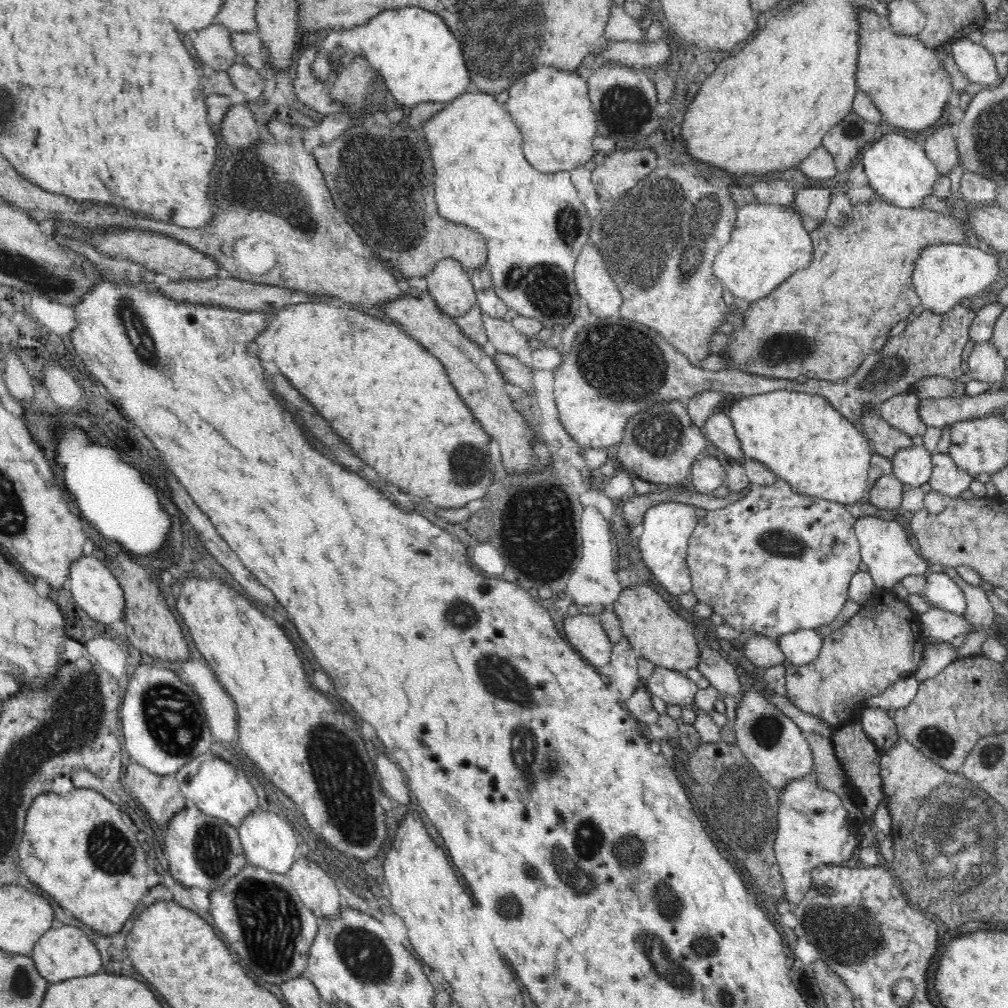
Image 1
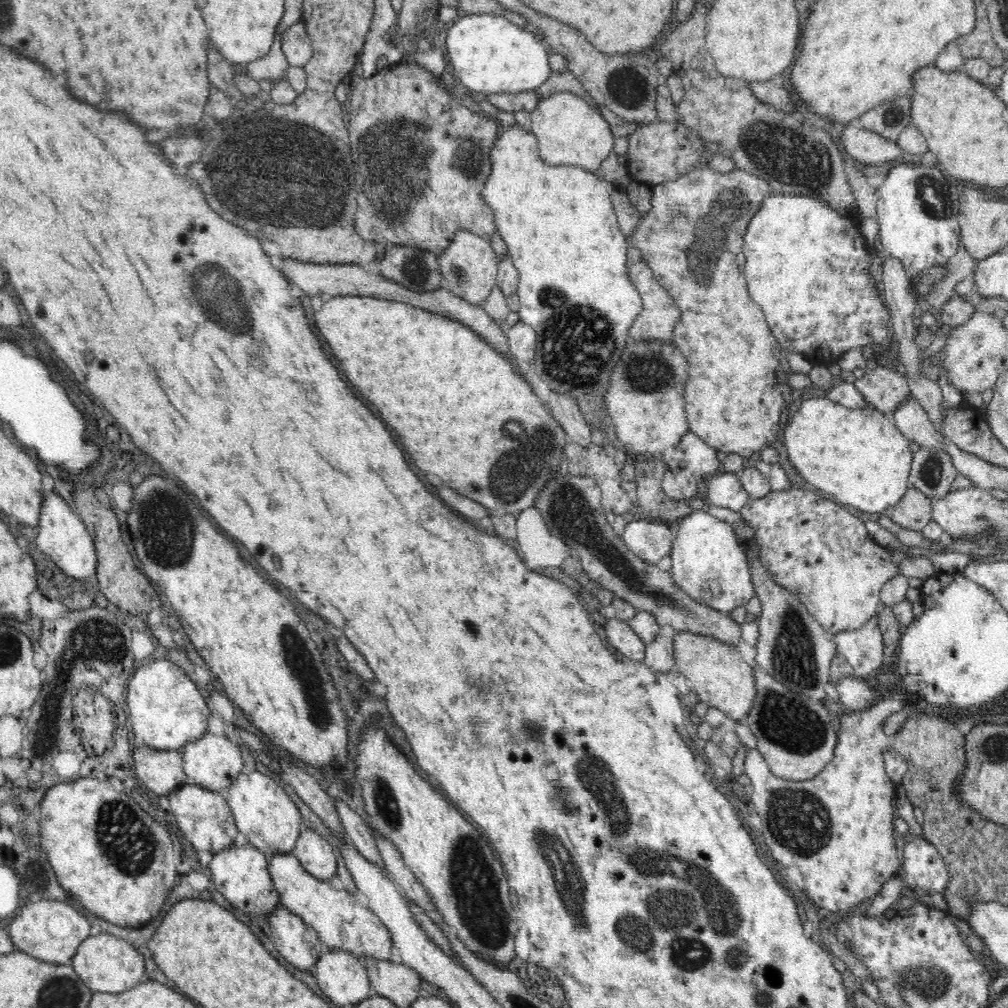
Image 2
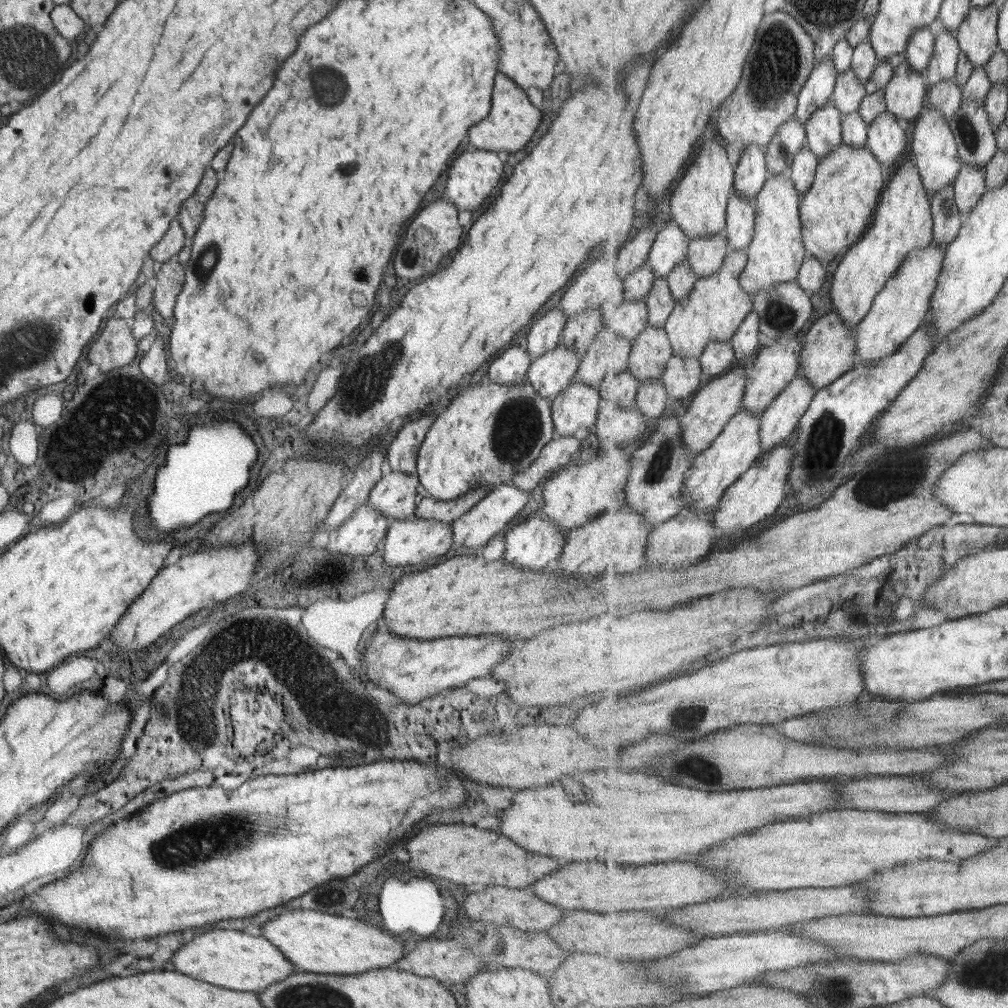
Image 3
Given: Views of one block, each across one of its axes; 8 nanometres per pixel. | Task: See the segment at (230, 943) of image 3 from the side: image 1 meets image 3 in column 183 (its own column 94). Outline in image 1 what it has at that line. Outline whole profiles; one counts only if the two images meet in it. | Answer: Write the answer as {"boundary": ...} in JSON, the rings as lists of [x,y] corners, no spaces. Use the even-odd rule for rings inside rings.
{"boundary":[[[62,926],[62,928],[50,928],[40,936],[40,940],[32,947],[32,961],[36,964],[36,970],[42,978],[49,983],[57,983],[69,978],[85,977],[100,972],[102,968],[101,955],[96,946],[88,940],[88,936],[74,928],[74,926]]]}

